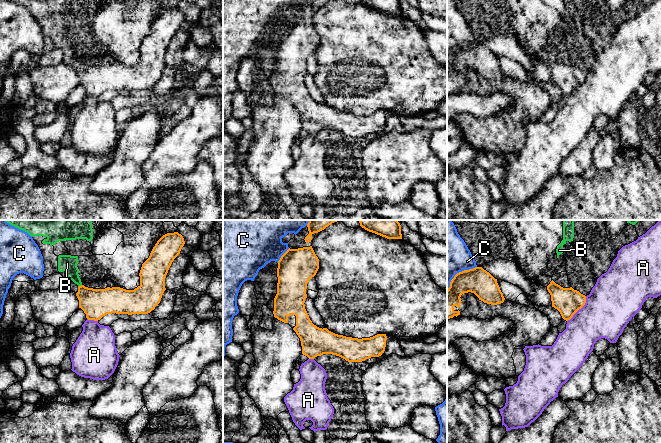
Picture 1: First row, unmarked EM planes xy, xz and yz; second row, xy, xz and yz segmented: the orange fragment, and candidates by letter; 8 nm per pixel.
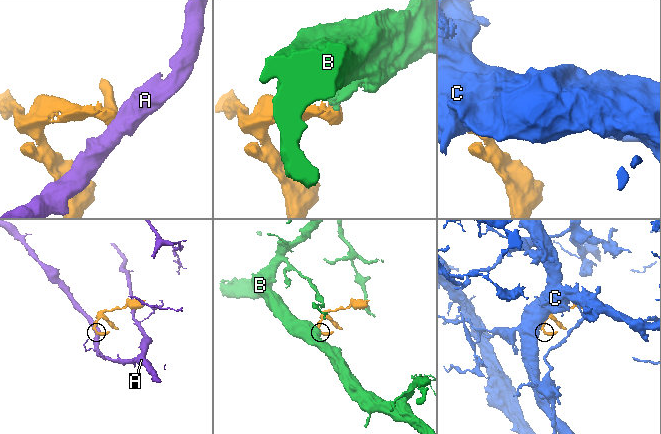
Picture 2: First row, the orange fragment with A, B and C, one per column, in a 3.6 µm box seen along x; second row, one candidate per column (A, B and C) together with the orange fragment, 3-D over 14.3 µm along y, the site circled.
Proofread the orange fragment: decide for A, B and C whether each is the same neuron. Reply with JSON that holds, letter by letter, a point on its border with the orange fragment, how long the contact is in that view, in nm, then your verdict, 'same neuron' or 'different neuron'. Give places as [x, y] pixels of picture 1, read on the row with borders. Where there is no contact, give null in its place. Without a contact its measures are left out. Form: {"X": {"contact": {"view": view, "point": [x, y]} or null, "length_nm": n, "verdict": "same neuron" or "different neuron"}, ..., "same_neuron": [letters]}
{"A": {"contact": {"view": "yz", "point": [579, 308]}, "length_nm": 260, "verdict": "different neuron"}, "B": {"contact": {"view": "xy", "point": [79, 286]}, "length_nm": 40, "verdict": "same neuron"}, "C": {"contact": {"view": "xz", "point": [282, 255]}, "length_nm": 160, "verdict": "different neuron"}, "same_neuron": ["B"]}

